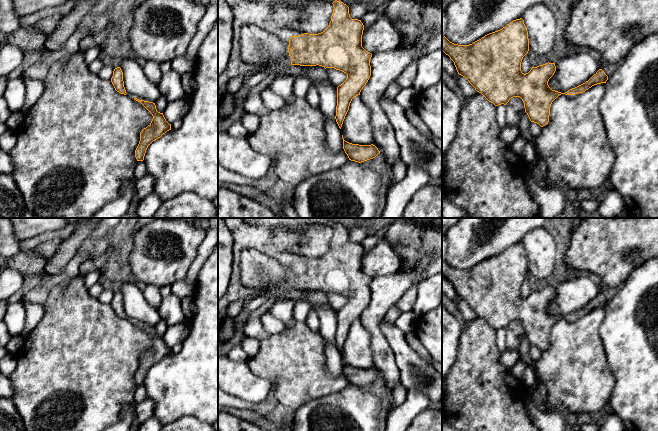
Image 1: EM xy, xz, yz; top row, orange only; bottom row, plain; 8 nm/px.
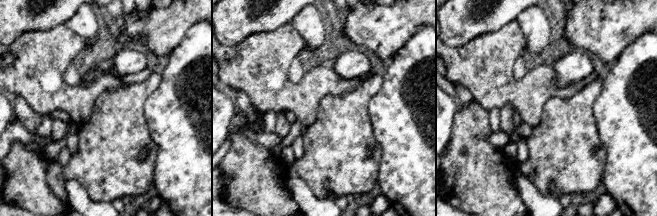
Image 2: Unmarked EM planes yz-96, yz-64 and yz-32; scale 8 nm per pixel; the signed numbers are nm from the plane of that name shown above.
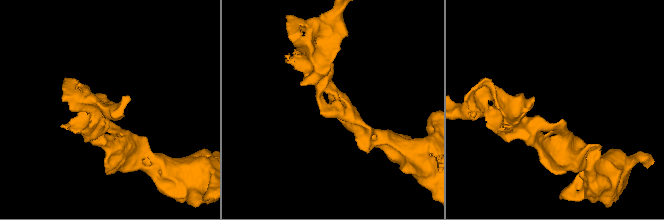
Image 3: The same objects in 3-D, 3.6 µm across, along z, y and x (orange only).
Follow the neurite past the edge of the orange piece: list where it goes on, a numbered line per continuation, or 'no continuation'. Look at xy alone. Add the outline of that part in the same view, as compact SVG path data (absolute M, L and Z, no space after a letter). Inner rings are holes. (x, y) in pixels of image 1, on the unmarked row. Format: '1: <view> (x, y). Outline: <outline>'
no continuation

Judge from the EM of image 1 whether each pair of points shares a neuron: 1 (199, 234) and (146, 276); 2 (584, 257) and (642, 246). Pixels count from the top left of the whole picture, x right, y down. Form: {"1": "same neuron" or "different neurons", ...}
{"1": "same neuron", "2": "same neuron"}

